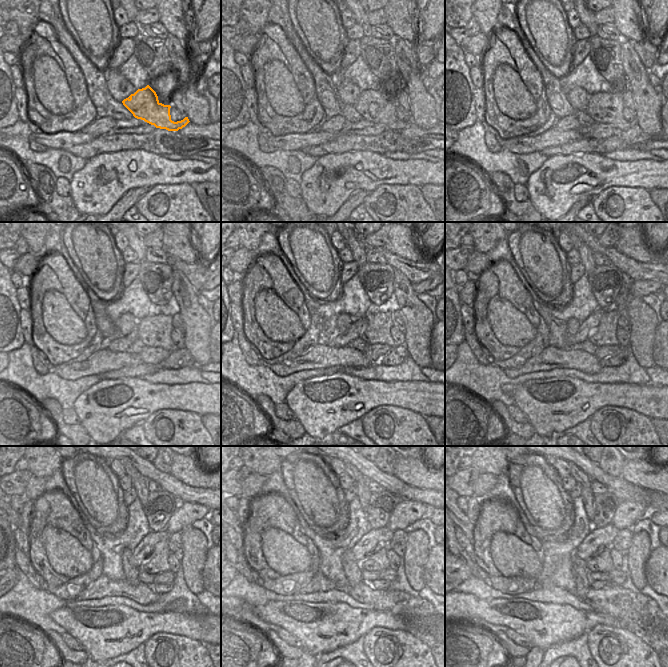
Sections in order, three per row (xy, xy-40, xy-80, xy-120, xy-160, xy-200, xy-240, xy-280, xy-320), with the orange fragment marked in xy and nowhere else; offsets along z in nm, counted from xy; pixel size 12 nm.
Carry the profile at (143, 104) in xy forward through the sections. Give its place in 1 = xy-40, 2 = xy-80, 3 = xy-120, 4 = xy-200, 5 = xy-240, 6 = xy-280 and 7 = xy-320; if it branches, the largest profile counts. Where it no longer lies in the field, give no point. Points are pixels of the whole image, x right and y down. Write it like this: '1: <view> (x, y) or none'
1: xy-40 (374, 106)
2: xy-80 (604, 107)
3: xy-120 (155, 331)
4: xy-200 (605, 334)
5: xy-240 (157, 562)
6: xy-280 (378, 562)
7: xy-320 (603, 563)

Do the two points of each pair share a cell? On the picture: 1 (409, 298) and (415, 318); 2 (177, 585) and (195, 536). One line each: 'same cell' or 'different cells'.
1: same cell
2: different cells

